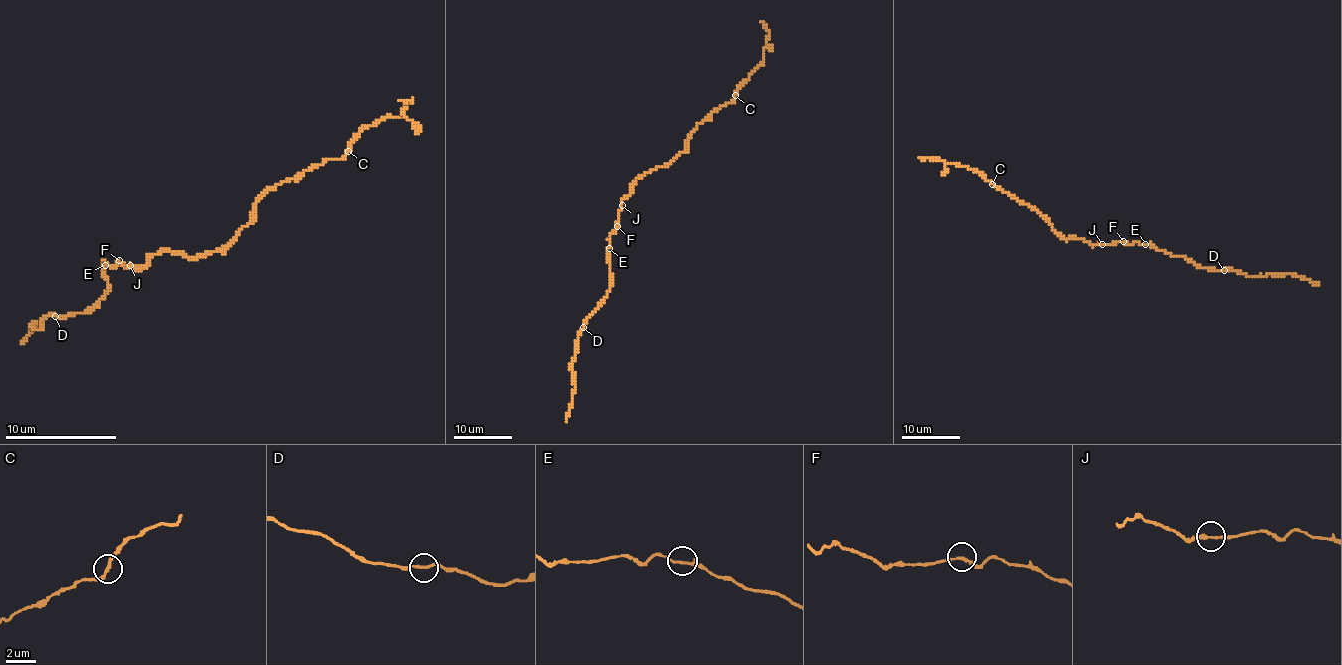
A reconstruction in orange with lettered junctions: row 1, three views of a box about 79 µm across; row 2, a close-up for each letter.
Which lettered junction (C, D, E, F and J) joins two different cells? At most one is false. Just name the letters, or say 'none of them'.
none of them

